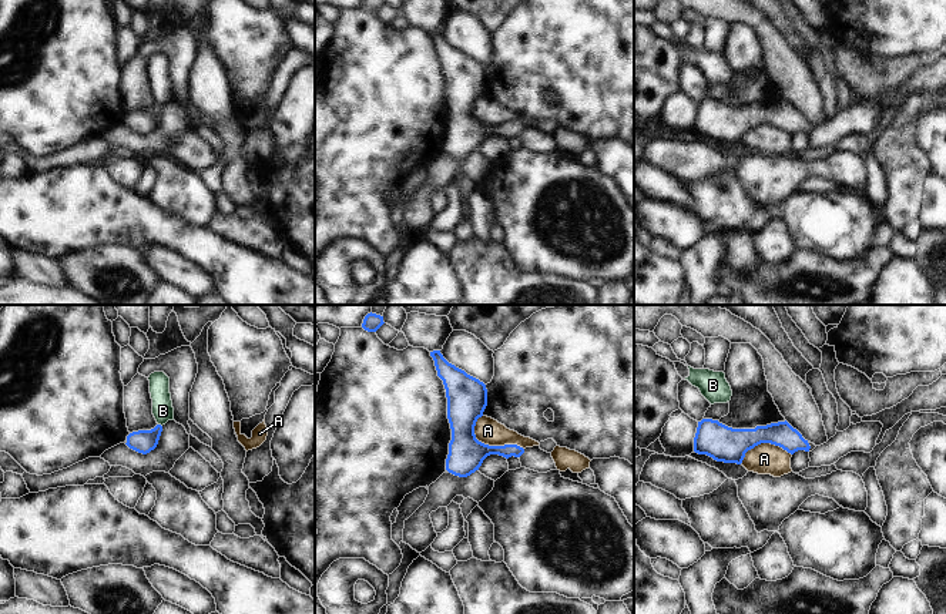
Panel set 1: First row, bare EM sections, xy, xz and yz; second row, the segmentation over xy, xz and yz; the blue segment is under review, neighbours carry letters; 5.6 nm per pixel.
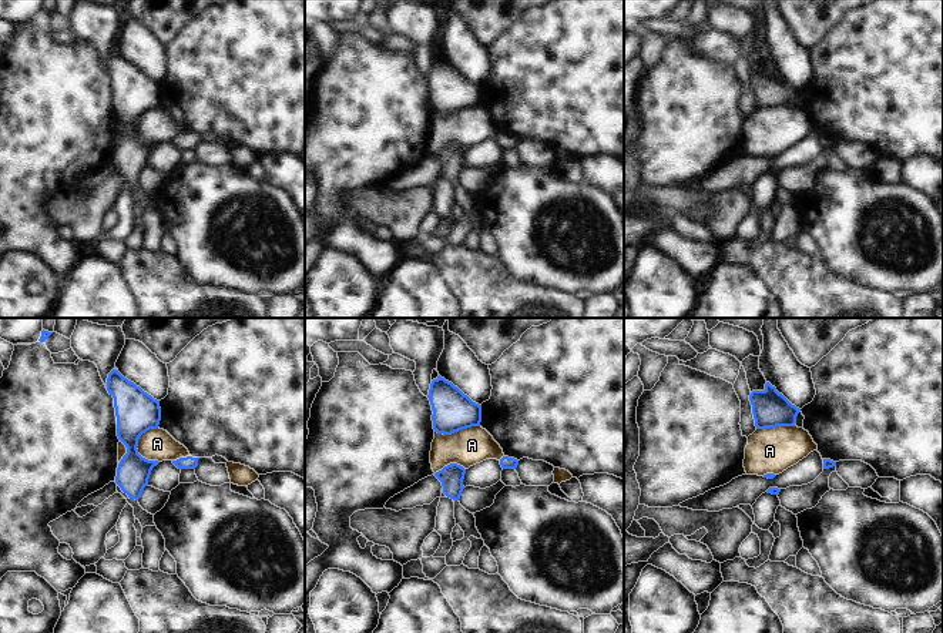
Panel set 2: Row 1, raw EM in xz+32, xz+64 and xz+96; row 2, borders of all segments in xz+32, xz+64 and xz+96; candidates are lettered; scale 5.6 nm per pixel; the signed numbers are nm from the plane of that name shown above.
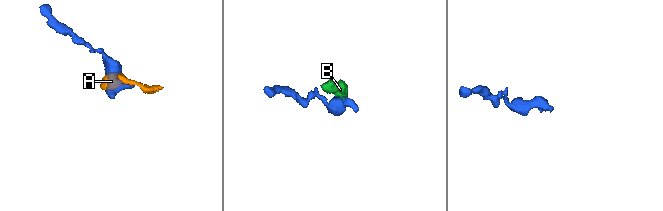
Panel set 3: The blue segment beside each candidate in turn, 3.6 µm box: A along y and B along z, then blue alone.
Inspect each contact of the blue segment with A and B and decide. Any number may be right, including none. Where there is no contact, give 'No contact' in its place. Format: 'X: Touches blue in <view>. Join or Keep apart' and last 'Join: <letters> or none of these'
A: Touches blue in xz. Keep apart
B: Touches blue in xy. Keep apart
Join: none of these.

